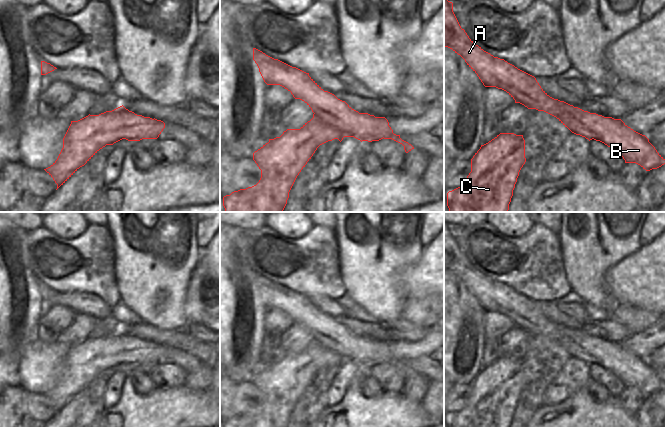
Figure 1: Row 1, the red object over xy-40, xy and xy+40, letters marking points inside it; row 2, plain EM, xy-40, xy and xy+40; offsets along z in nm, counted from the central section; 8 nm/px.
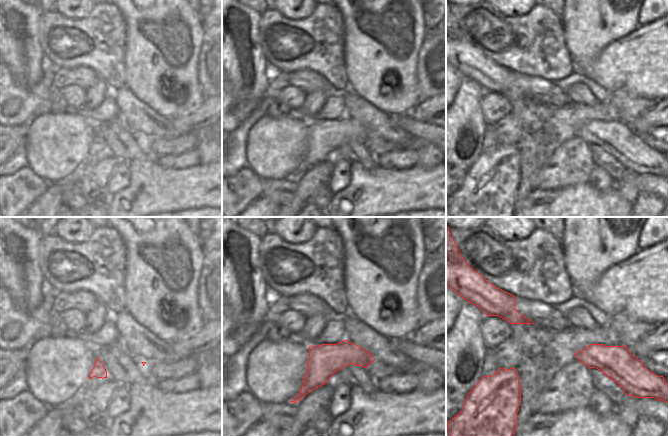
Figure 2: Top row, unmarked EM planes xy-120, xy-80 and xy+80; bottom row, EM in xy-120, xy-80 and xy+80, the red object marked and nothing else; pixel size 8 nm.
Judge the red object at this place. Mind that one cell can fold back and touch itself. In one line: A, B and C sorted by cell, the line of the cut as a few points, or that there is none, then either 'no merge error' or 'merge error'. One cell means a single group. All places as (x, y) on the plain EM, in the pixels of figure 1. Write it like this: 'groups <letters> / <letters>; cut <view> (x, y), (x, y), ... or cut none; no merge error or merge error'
groups A B / C; cut xy (313, 338), (348, 354), (356, 337), (364, 342), (375, 341); merge error

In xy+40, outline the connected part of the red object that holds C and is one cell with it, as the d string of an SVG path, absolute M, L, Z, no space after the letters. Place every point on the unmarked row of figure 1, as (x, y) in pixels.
M500 357L471 383L471 396L458 412L447 417L447 427L510 427L519 396L526 386L523 359Z

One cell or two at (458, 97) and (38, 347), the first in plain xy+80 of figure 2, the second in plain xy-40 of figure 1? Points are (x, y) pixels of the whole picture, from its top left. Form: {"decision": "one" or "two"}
{"decision": "two"}

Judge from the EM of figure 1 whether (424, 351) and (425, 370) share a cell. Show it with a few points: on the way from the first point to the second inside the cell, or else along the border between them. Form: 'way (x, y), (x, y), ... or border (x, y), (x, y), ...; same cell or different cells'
border (428, 355), (410, 360); different cells

